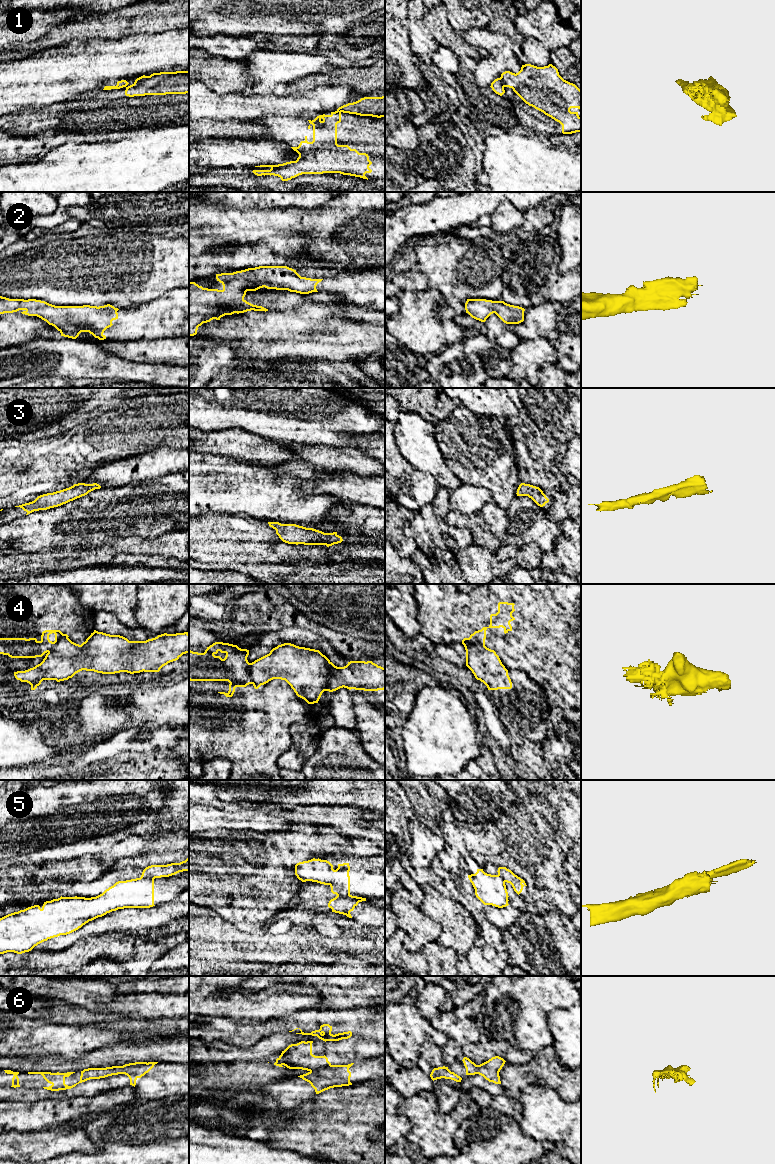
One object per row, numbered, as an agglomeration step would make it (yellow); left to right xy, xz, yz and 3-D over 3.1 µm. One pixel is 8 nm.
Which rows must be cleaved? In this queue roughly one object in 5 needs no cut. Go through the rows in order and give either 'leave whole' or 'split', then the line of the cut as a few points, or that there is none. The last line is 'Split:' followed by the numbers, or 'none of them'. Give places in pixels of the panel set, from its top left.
1: split; cut yz (500, 77), (504, 86)
2: leave whole; cut none
3: leave whole; cut none
4: split; cut yz (463, 643), (478, 643), (484, 646)
5: split; cut xy (140, 877), (151, 877), (153, 879)
6: split; cut xz (331, 1065), (310, 1072)
Split: 1, 4, 5, 6

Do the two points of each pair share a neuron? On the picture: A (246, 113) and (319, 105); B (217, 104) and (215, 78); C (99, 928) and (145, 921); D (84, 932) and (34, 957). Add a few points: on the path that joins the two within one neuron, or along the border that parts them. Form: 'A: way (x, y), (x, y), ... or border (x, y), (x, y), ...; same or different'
A: way (264, 105), (301, 105); same
B: border (199, 80), (217, 92), (240, 92); different
C: way (110, 922), (134, 921); same
D: border (42, 950), (55, 951); different

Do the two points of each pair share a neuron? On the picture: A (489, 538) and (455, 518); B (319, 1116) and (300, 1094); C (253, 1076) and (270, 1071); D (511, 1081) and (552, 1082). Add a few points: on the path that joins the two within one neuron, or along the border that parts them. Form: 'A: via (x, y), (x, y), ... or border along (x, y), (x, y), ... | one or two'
A: via (481, 536), (468, 523), (463, 521) | one
B: border along (316, 1094), (292, 1110) | two
C: via (257, 1074), (266, 1074) | one
D: via (521, 1077), (528, 1077), (533, 1073), (542, 1073) | one

